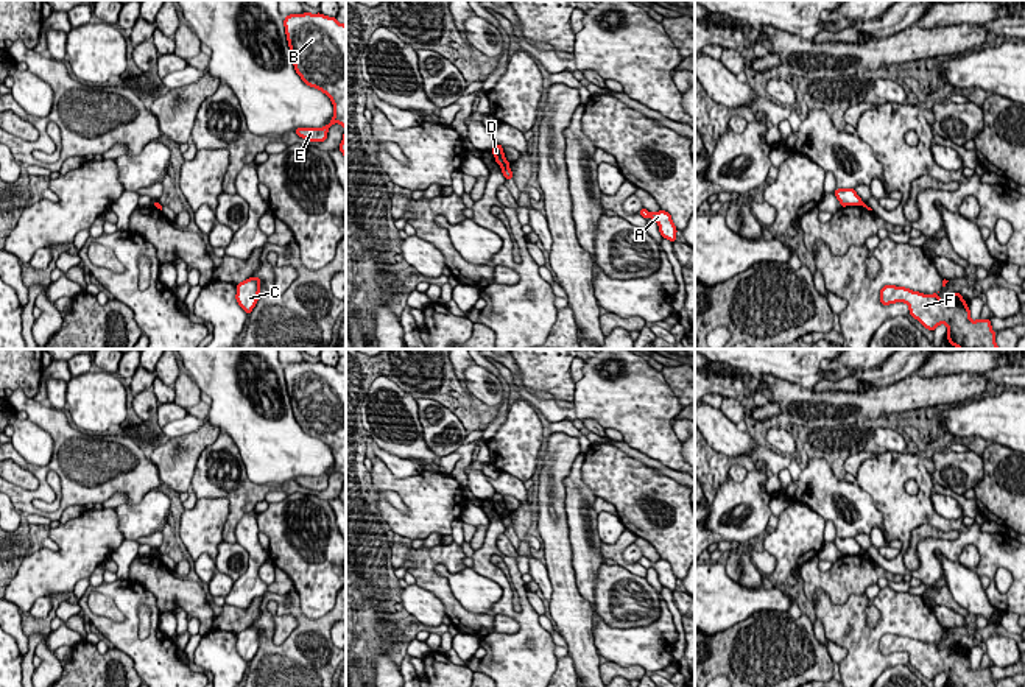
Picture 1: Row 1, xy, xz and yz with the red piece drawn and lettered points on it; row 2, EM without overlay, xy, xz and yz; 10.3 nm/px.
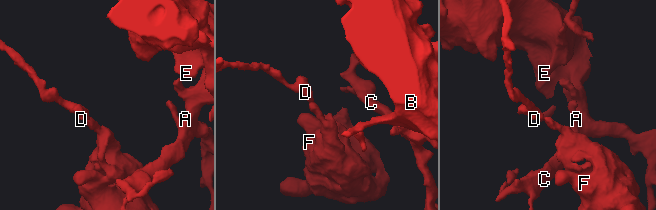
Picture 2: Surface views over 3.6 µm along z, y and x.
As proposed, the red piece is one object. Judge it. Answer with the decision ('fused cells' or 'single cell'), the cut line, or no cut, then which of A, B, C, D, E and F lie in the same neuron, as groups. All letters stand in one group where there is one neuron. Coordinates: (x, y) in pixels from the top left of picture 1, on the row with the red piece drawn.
fused cells; cut xz (508, 164), (502, 169); groups A B C D E / F

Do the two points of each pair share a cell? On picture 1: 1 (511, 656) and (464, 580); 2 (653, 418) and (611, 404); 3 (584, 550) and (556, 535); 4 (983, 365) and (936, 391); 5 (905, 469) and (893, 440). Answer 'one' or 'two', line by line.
1: two
2: one
3: two
4: two
5: two

